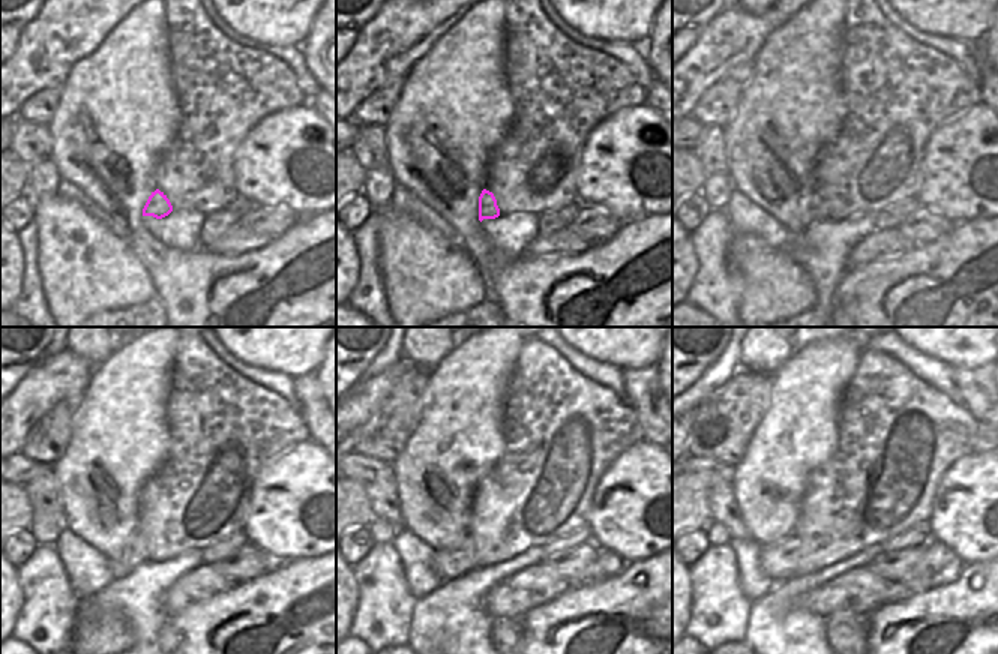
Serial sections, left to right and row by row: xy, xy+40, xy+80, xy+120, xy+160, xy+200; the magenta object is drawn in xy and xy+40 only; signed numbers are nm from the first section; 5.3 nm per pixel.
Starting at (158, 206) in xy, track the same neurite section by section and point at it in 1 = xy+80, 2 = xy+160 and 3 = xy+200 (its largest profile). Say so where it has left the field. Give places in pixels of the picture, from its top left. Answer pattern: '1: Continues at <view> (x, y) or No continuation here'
1: Continues at xy+80 (818, 213)
2: Continues at xy+160 (458, 558)
3: Continues at xy+200 (779, 560)

